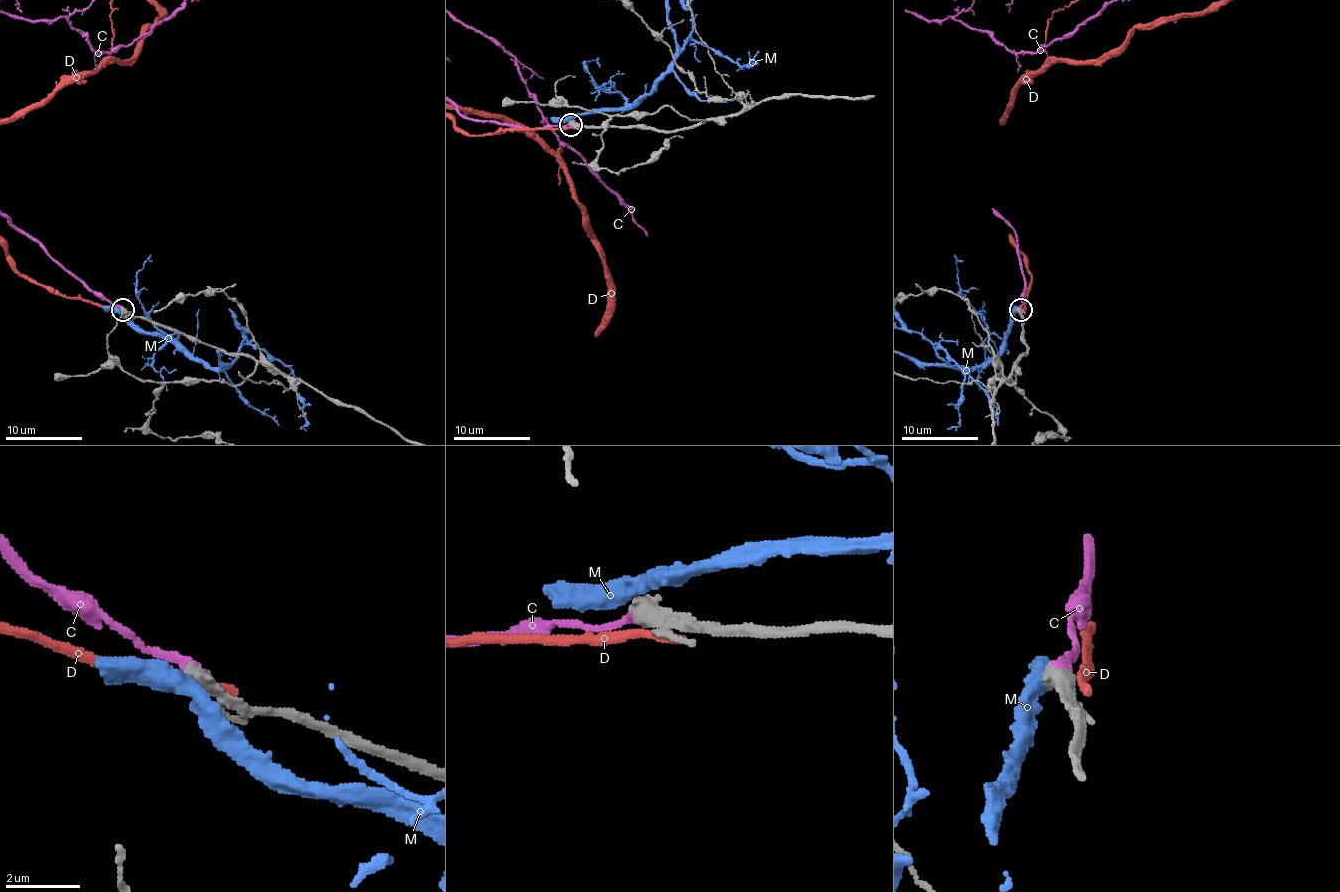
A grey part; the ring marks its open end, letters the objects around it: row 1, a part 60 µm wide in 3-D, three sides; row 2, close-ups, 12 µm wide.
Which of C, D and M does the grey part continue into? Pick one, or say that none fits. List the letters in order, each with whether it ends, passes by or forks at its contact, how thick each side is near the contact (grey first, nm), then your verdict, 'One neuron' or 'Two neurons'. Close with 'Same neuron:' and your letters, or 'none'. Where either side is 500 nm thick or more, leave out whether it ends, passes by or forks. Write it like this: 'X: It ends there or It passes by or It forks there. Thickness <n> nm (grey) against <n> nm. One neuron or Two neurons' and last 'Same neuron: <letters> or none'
C: Thickness 550 nm (grey) against 320 nm. One neuron
D: Thickness 550 nm (grey) against 320 nm. Two neurons
M: Thickness 500 nm (grey) against 440 nm. Two neurons
Same neuron: C

